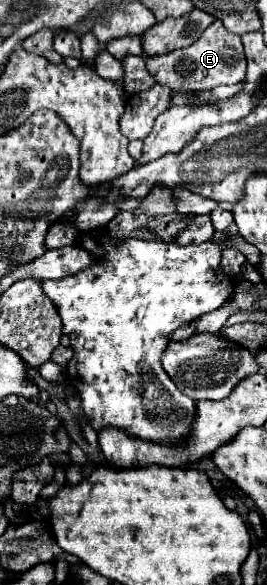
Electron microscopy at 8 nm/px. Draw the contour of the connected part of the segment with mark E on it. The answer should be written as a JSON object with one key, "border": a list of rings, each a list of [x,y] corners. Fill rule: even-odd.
{"border":[[[216,19],[194,45],[156,57],[144,55],[144,59],[156,83],[170,87],[172,91],[200,91],[220,85],[236,85],[246,77],[246,57],[240,35],[228,33],[220,19]]]}

